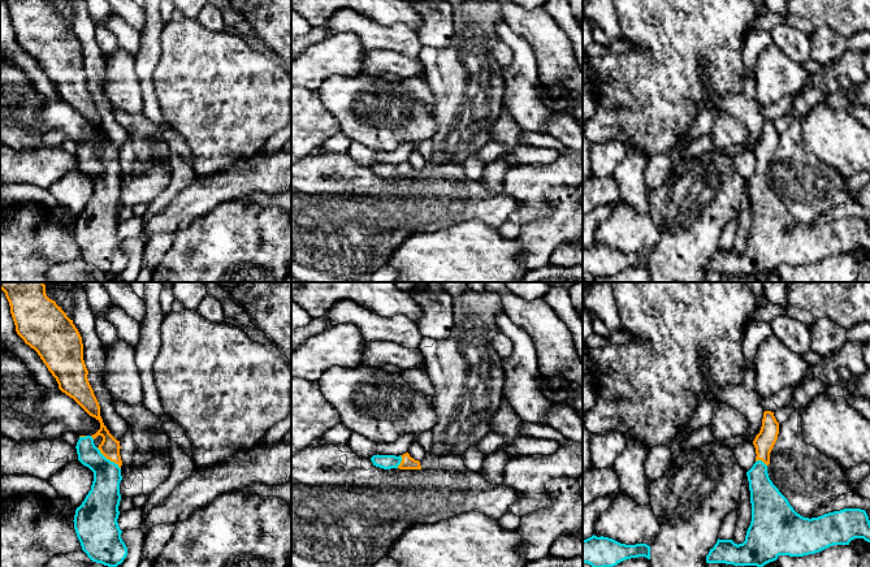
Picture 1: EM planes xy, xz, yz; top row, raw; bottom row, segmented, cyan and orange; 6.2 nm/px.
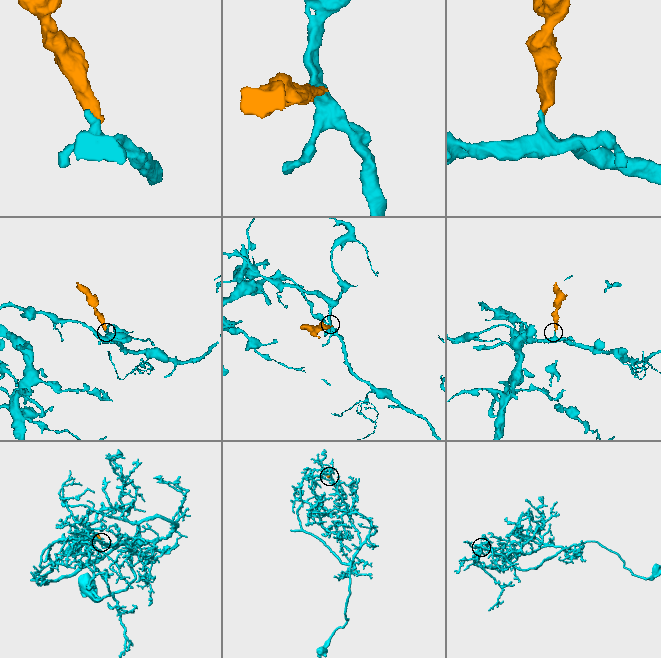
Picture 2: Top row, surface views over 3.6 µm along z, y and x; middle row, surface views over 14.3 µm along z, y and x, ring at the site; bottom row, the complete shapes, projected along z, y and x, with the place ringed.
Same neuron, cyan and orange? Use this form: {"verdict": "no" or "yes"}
{"verdict": "yes"}

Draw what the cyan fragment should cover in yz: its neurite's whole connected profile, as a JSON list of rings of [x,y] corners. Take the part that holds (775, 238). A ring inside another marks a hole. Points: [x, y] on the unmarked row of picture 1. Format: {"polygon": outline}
{"polygon": [[[765,120],[762,135],[756,144],[756,172],[746,181],[750,199],[752,230],[745,250],[735,252],[732,248],[719,248],[706,264],[706,272],[726,272],[733,274],[757,274],[774,270],[779,264],[804,265],[819,261],[834,254],[849,254],[854,247],[870,251],[870,229],[865,218],[844,217],[818,226],[804,226],[789,213],[788,208],[772,192],[767,182],[770,161],[778,148],[779,131],[774,121]]]}

